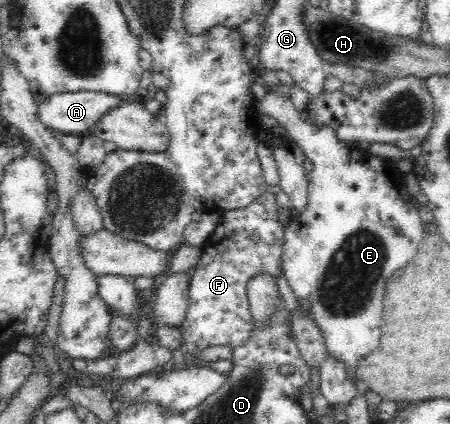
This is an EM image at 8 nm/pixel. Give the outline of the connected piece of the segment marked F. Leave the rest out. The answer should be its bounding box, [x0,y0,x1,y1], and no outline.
[178,189,285,361]

